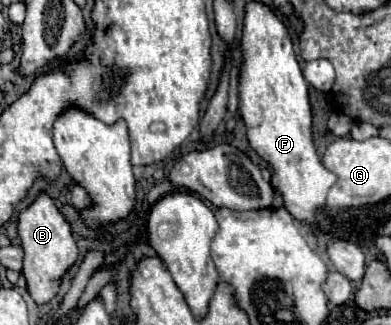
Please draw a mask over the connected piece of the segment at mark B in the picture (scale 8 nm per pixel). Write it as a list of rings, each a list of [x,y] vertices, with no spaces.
[[[39,193],[37,199],[25,211],[19,213],[17,233],[25,253],[23,275],[27,279],[27,289],[37,303],[47,303],[57,295],[61,275],[77,261],[79,255],[71,227],[57,209],[57,205],[53,203],[53,199],[47,193]]]

